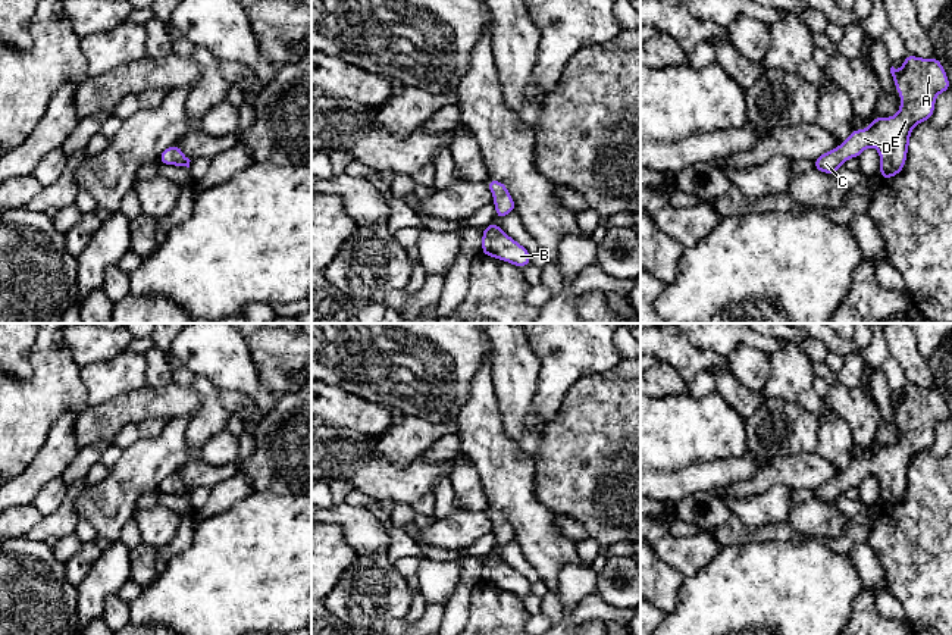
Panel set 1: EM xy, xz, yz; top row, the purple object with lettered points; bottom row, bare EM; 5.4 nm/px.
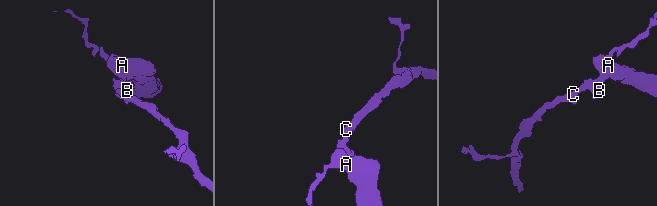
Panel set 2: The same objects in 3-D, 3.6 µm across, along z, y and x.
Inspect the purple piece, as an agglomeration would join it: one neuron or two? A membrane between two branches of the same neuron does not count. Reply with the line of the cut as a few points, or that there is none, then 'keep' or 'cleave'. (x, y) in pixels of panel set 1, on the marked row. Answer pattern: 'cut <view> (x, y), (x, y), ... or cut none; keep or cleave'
cut none; keep

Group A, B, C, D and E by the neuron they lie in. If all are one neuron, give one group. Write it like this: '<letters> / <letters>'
A B C D E

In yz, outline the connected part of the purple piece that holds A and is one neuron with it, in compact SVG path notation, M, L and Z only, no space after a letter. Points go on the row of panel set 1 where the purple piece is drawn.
M906 54L901 71L890 68L893 82L901 94L899 113L892 118L874 116L868 129L852 129L849 138L839 147L814 159L815 171L826 172L834 176L839 166L848 159L859 157L868 147L874 146L880 153L880 176L881 179L890 179L901 173L906 162L906 153L909 147L909 134L912 128L924 121L930 121L934 115L934 100L939 93L952 90L946 72L937 57L920 59L912 54Z

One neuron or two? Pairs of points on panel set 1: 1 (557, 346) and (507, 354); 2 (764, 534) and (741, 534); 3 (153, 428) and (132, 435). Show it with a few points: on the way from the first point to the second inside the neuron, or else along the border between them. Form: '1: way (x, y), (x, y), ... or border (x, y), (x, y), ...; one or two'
1: border (526, 338), (538, 359), (538, 384); two
2: way (758, 534), (747, 534); one
3: way (149, 428), (137, 431); one

